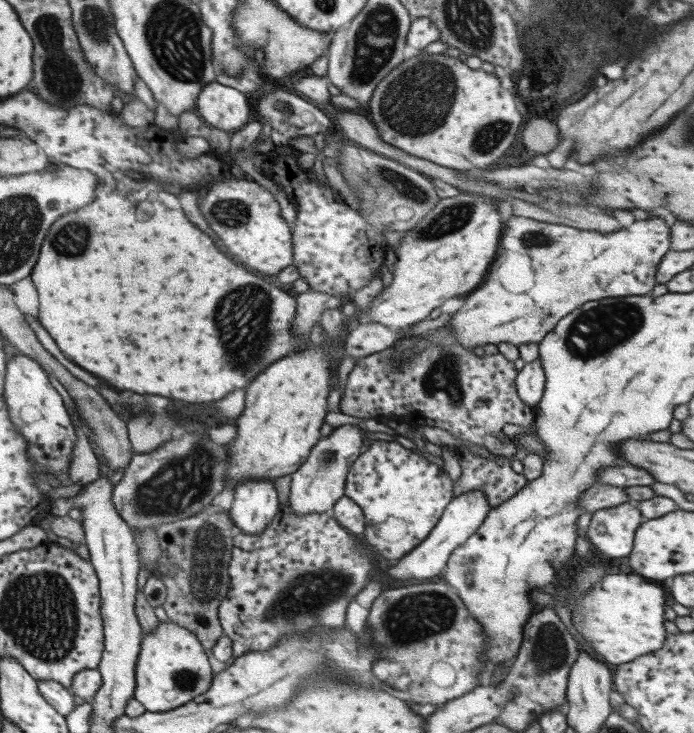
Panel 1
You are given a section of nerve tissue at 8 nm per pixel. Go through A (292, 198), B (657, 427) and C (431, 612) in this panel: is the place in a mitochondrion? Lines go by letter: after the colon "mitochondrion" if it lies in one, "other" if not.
A: other
B: other
C: mitochondrion

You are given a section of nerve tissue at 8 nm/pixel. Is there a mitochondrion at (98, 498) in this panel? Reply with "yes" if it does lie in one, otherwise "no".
no

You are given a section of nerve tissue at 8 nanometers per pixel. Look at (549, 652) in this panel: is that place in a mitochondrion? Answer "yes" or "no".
yes

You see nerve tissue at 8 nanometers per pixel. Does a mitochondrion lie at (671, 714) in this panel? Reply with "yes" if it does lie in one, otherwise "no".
no

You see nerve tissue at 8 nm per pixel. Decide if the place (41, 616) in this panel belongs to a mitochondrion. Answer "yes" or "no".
yes

